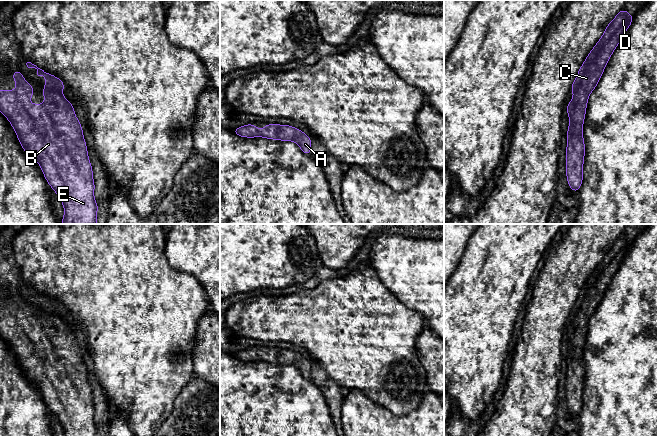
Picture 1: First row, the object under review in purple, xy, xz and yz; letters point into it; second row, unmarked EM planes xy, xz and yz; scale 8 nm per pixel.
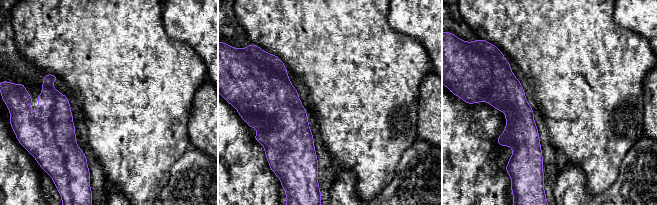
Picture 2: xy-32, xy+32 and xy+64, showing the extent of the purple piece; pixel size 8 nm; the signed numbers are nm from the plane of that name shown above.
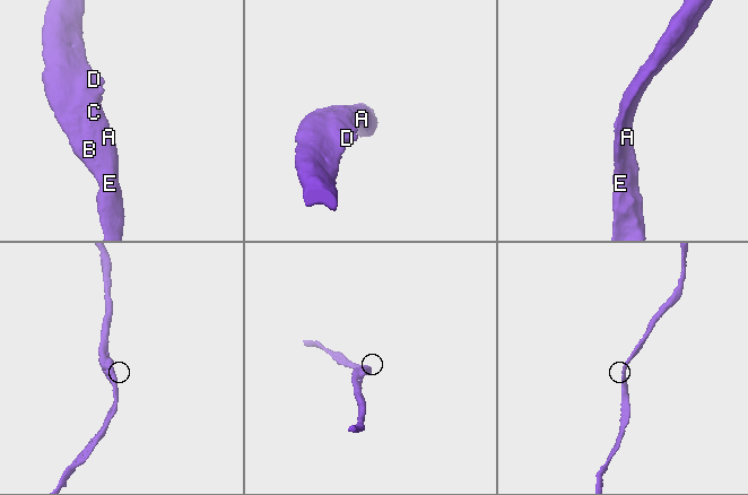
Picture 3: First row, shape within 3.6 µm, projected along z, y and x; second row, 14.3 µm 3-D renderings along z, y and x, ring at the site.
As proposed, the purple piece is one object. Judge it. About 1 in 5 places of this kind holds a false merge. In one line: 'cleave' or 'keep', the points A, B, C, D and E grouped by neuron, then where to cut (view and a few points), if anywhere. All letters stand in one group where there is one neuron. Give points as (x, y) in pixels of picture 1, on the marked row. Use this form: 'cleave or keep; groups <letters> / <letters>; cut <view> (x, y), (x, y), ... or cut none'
keep; groups A B C D E; cut none

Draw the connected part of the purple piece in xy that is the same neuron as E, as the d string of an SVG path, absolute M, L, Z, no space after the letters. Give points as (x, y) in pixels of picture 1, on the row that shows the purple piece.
M31 62L26 63L28 68L35 68L38 76L45 76L43 89L44 104L29 104L35 90L24 78L20 70L14 70L12 79L17 83L14 91L0 90L0 112L9 120L17 138L24 150L41 167L43 175L55 191L64 206L64 217L61 224L97 224L98 204L94 198L95 184L92 164L90 163L83 129L77 119L72 105L63 95L64 82L56 76L38 68Z

